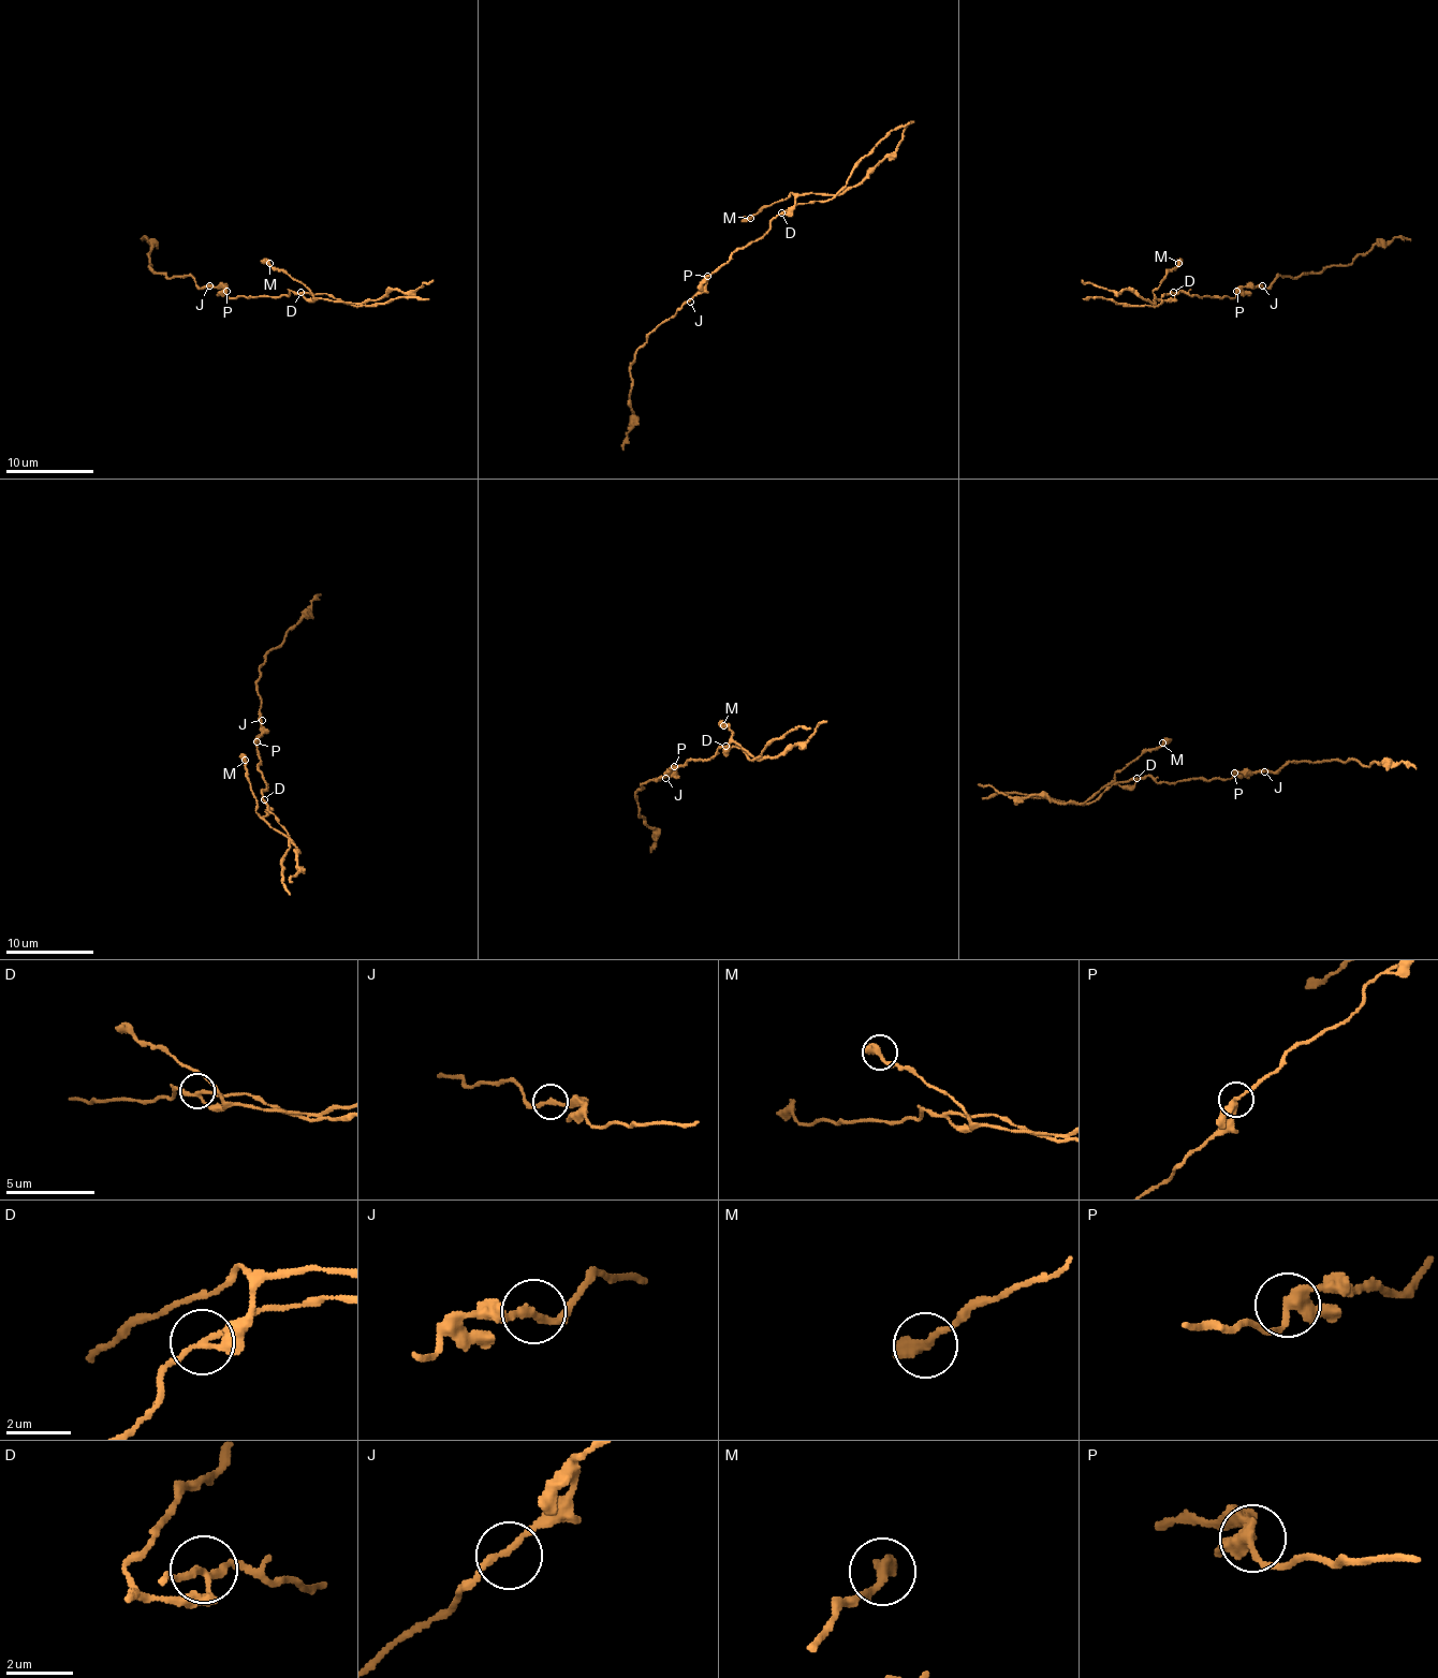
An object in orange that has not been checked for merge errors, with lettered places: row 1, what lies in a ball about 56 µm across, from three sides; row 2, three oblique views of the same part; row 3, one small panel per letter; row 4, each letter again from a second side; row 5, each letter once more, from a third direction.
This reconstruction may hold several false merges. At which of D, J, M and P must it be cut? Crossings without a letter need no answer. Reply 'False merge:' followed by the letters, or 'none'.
False merge: D

